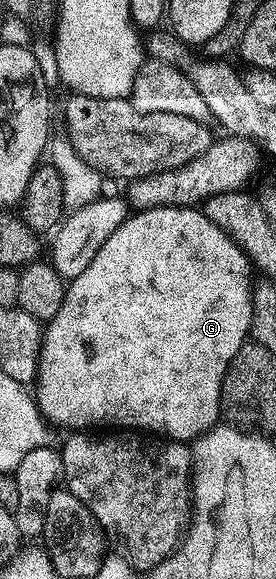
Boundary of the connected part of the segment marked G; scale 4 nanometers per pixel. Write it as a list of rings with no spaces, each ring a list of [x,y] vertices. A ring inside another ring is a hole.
[[[163,206],[149,210],[137,210],[129,213],[124,223],[113,232],[110,240],[98,248],[98,256],[90,260],[90,264],[76,278],[67,283],[62,308],[58,308],[58,316],[54,316],[42,330],[40,340],[40,363],[36,369],[34,383],[34,397],[36,407],[44,421],[53,427],[65,426],[68,432],[84,432],[89,428],[105,427],[131,428],[136,432],[147,432],[152,436],[163,436],[173,442],[191,443],[193,440],[211,430],[221,421],[220,408],[220,380],[224,377],[230,360],[249,341],[252,329],[252,288],[253,279],[248,277],[254,274],[253,267],[244,250],[218,228],[206,215],[203,209],[190,206]]]

